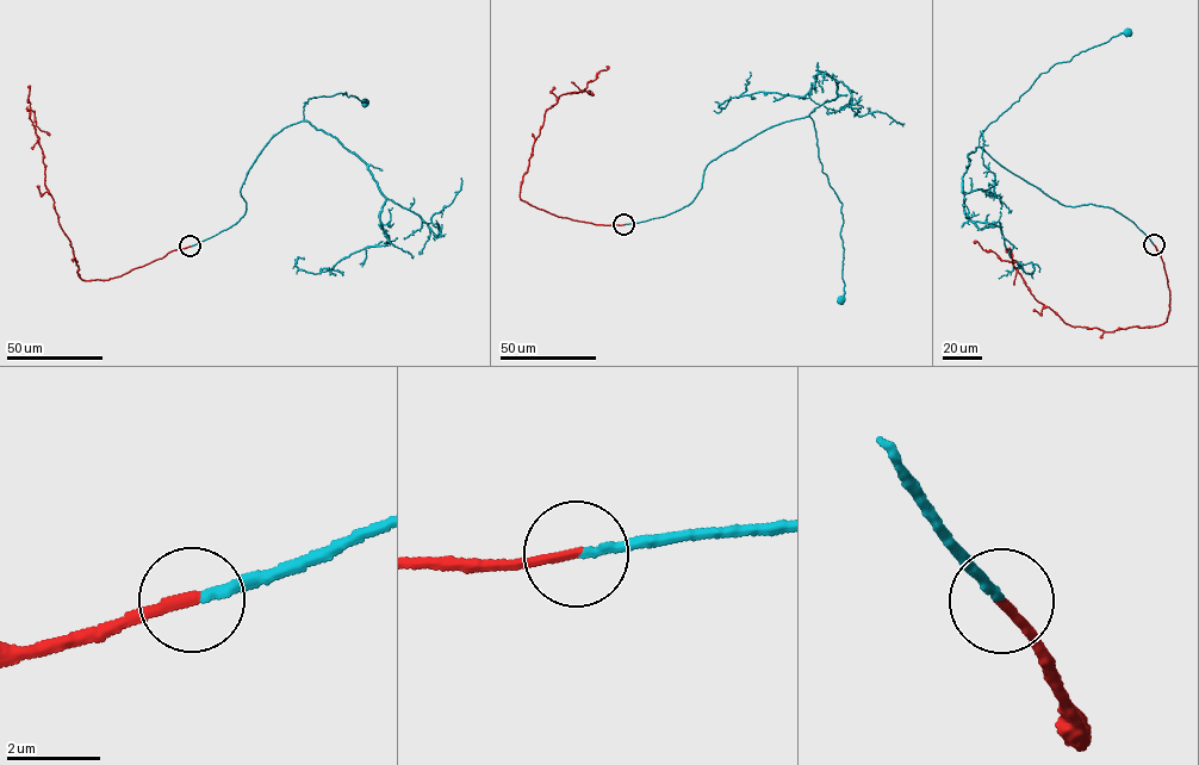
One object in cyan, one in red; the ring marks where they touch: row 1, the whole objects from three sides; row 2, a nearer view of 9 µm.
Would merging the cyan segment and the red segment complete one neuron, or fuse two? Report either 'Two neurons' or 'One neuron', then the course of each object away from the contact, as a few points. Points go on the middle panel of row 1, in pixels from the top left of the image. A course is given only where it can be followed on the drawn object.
One neuron. Course of cyan: (623, 224), (688, 205), (701, 187), (710, 161), (772, 126), (808, 116), (821, 172), (842, 204), (840, 299). Course of red: (623, 224), (560, 217), (520, 197), (546, 110), (563, 94), (584, 91), (607, 66)

